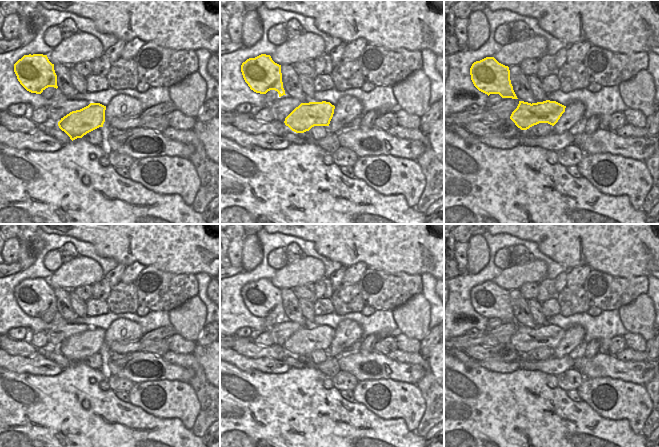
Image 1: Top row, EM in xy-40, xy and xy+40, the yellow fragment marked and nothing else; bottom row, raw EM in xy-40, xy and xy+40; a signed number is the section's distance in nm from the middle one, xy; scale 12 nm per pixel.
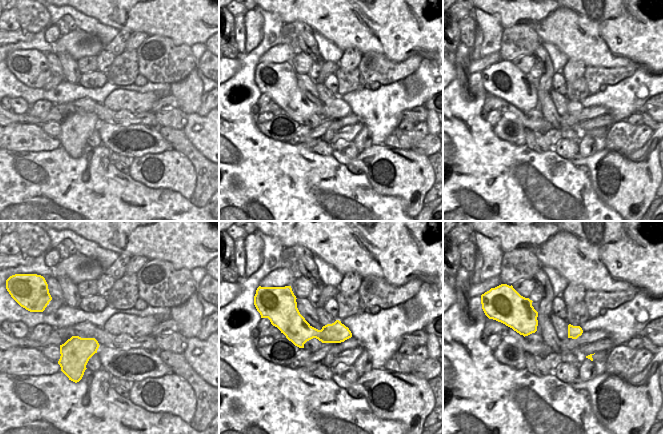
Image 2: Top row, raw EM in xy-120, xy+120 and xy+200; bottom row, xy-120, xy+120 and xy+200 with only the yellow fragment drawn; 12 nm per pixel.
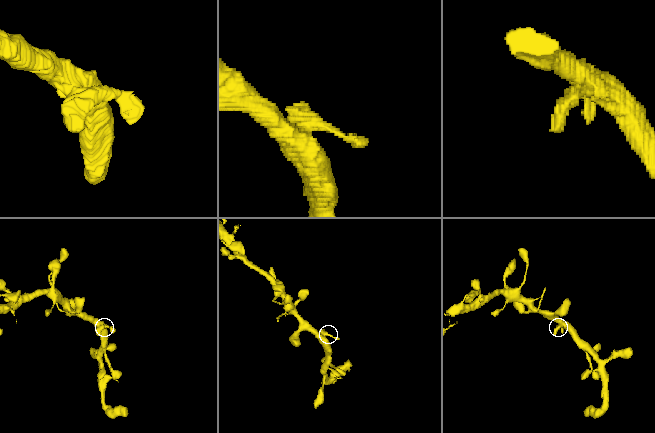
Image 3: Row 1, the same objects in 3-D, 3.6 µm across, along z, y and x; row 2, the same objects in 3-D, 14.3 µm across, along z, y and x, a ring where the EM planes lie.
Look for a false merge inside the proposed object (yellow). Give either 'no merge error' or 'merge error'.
merge error

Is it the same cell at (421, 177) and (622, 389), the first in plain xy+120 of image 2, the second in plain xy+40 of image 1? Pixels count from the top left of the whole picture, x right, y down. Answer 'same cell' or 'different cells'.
same cell

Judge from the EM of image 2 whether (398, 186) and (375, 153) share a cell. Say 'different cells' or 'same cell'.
same cell

